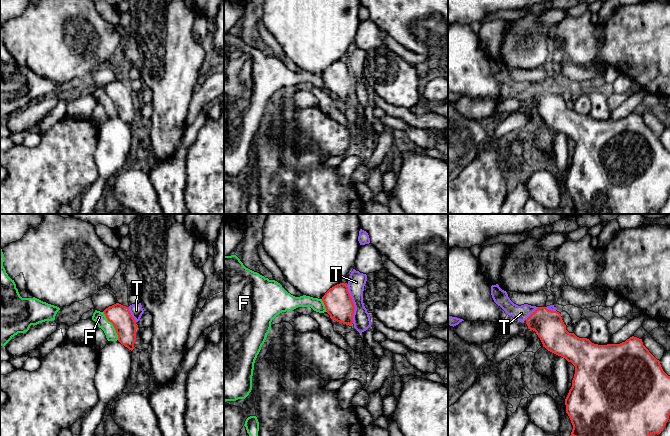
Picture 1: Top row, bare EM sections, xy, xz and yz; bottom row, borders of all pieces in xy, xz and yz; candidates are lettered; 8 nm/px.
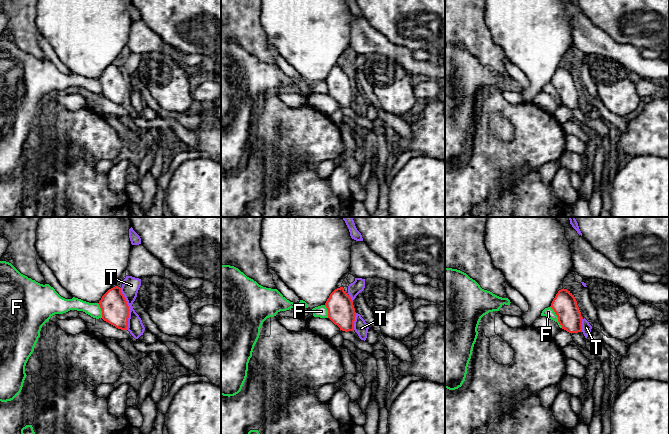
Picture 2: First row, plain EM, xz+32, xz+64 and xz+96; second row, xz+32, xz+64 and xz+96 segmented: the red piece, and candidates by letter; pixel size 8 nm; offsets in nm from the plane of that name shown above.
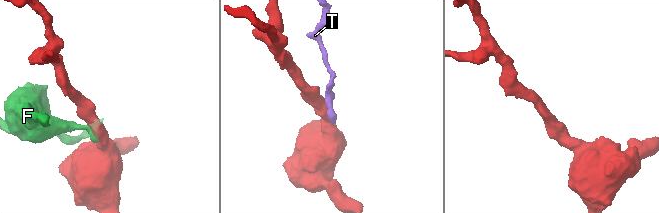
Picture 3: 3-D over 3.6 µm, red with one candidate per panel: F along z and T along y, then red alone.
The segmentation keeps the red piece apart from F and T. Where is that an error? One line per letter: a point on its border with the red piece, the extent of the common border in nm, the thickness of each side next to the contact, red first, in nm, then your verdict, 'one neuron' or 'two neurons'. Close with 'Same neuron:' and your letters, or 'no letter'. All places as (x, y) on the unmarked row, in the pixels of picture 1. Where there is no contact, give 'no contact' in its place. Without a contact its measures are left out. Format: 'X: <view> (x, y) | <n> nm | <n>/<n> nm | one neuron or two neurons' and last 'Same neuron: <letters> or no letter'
F: xy (113, 101) | 260 nm | 180/100 nm | two neurons
T: xz (353, 79) | 320 nm | 220/140 nm | two neurons
Same neuron: no letter

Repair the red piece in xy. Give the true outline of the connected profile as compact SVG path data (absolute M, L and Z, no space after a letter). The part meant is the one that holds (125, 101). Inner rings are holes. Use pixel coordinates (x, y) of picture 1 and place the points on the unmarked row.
M116 79L106 84L103 88L107 96L113 100L118 111L118 117L132 127L135 124L134 119L138 101L129 84Z

